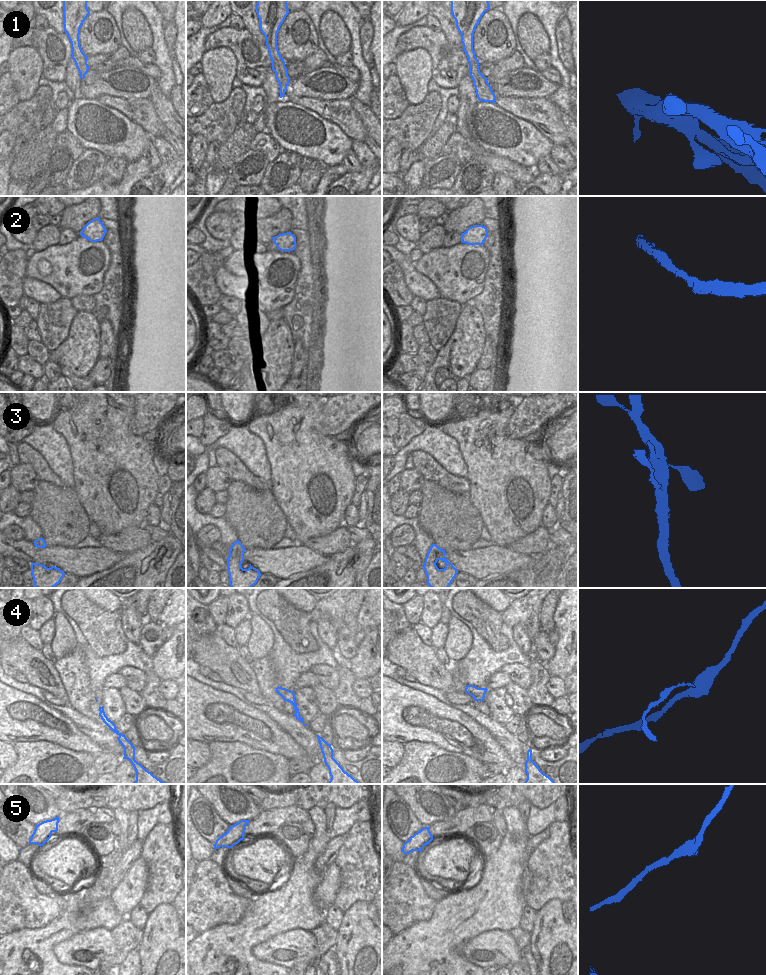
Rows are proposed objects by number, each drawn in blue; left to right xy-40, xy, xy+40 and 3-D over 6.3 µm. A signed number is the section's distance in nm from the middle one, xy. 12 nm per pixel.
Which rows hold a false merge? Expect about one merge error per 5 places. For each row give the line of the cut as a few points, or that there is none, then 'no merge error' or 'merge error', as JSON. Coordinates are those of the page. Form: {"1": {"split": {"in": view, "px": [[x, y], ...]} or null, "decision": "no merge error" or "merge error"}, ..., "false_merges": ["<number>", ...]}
{"1": {"split": null, "decision": "no merge error"}, "2": {"split": null, "decision": "no merge error"}, "3": {"split": null, "decision": "no merge error"}, "4": {"split": null, "decision": "no merge error"}, "5": {"split": null, "decision": "no merge error"}, "false_merges": []}

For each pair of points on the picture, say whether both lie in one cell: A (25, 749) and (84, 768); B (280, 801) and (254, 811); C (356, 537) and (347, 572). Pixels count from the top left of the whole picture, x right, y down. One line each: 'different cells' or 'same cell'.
A: same cell
B: different cells
C: different cells

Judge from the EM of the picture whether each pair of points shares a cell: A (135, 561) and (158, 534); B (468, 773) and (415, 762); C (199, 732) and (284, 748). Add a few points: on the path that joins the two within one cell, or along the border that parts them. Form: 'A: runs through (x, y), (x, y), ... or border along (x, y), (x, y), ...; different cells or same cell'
A: border along (169, 533), (159, 540), (152, 541); different cells
B: runs through (455, 773), (428, 773); same cell
C: runs through (220, 731), (255, 731), (263, 739); same cell

